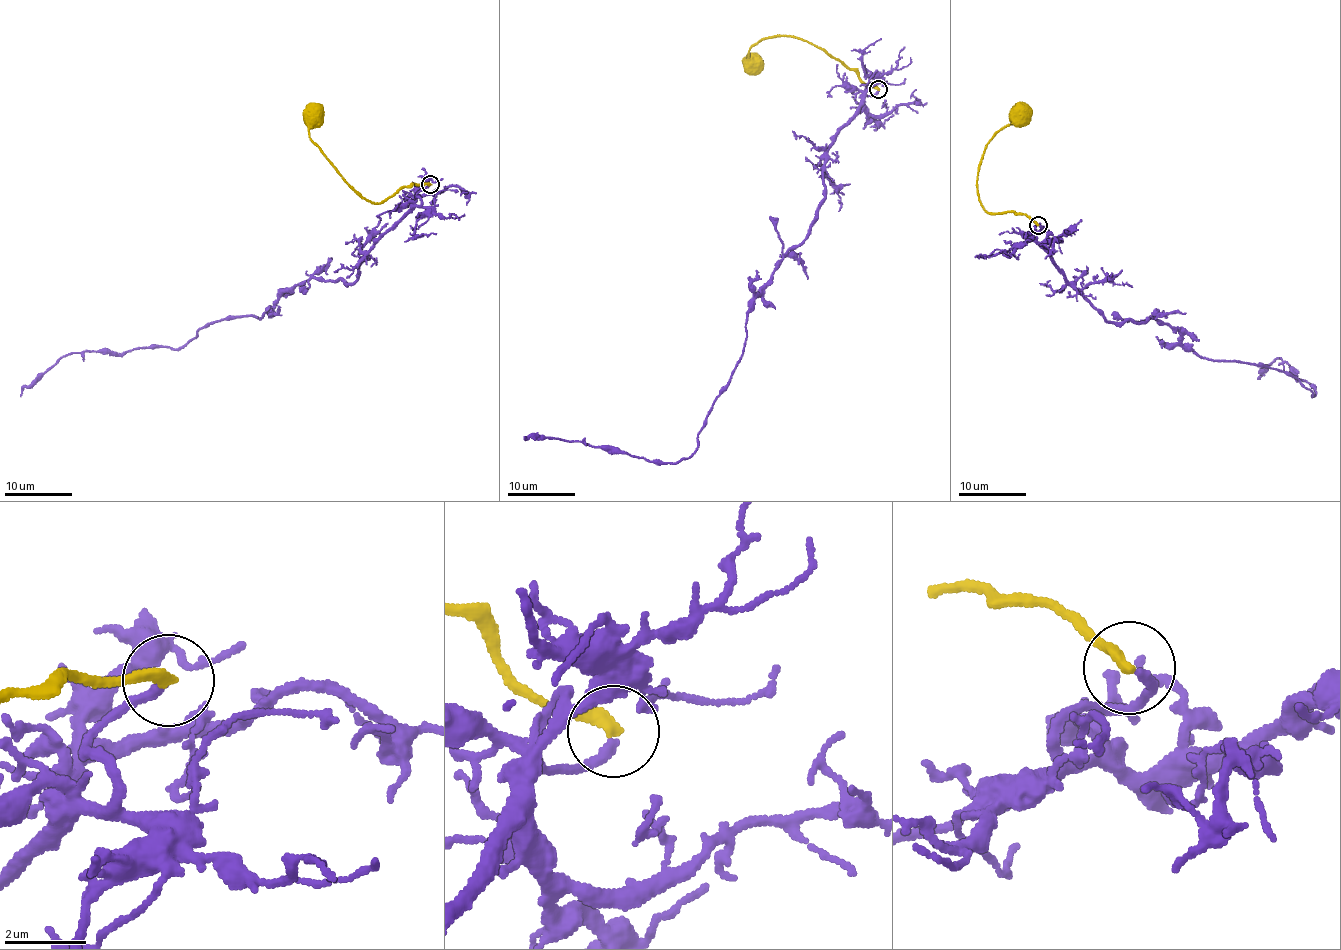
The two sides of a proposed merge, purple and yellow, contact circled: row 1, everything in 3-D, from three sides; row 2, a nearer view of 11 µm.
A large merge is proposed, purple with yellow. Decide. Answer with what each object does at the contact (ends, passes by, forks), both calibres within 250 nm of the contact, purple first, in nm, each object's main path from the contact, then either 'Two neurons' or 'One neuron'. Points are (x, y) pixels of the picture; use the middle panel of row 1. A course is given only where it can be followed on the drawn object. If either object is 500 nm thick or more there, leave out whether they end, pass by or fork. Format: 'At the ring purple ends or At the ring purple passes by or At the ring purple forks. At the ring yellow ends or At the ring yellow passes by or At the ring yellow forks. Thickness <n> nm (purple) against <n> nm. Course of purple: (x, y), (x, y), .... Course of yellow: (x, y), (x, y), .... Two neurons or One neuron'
At the ring purple ends. At the ring yellow ends. Thickness 260 nm (purple) against 300 nm. Course of purple: (877, 90), (866, 86), (828, 151), (817, 219), (760, 290), (690, 456), (650, 462), (524, 436). Course of yellow: (878, 90), (868, 86), (859, 76), (821, 49), (783, 34), (766, 37), (750, 49), (748, 60), (751, 62). One neuron

